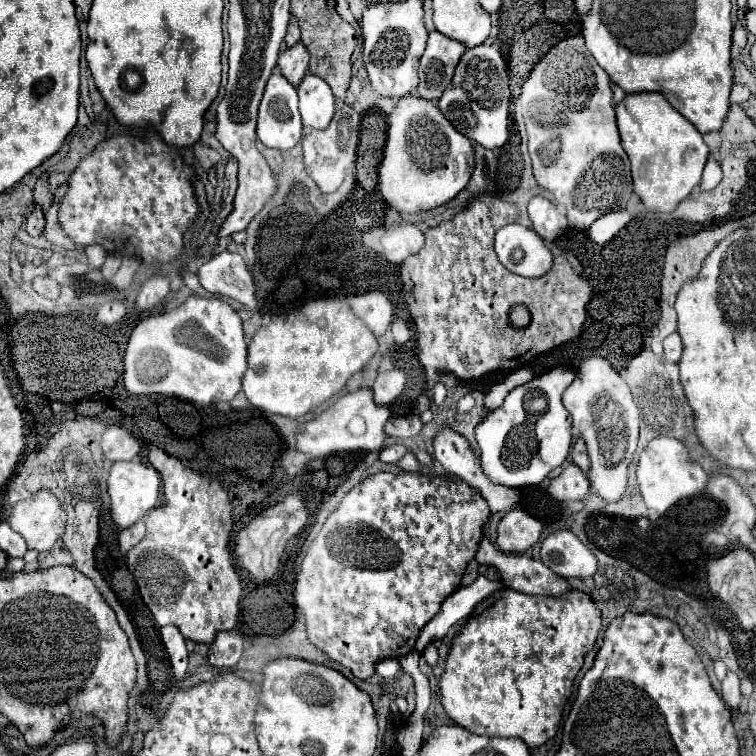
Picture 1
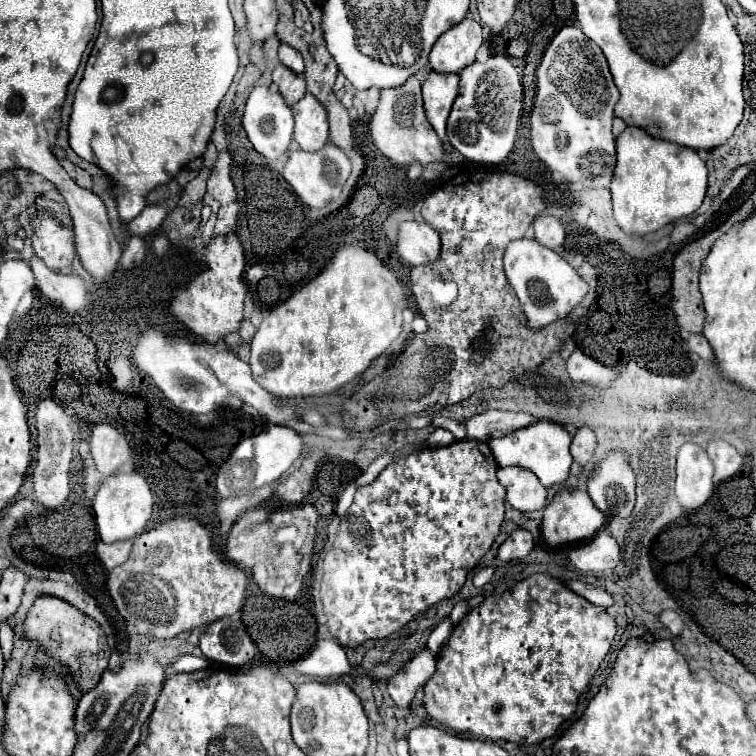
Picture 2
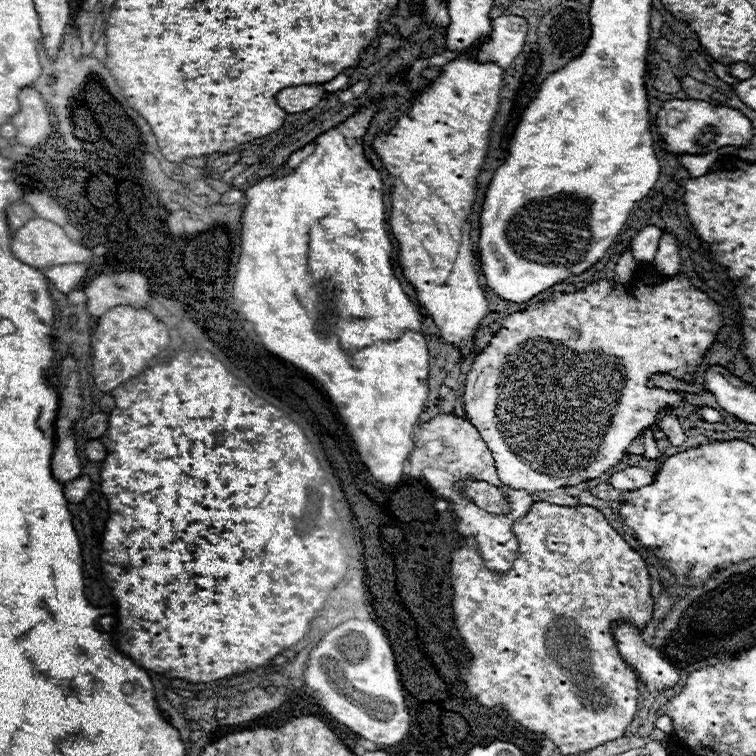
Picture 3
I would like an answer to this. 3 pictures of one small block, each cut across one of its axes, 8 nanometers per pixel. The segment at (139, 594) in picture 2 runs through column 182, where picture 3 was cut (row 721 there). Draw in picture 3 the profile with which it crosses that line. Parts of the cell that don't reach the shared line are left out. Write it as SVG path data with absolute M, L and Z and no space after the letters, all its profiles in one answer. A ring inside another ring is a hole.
M534 502L528 514L512 524L512 532L518 538L518 556L504 574L486 568L472 538L452 552L454 624L466 650L472 654L472 663L462 672L462 682L478 702L484 706L504 706L518 724L544 734L564 754L588 752L622 738L638 710L638 678L620 658L610 626L616 620L626 620L642 632L652 620L650 574L644 558L592 506L568 508ZM530 524L546 526L530 530Z

